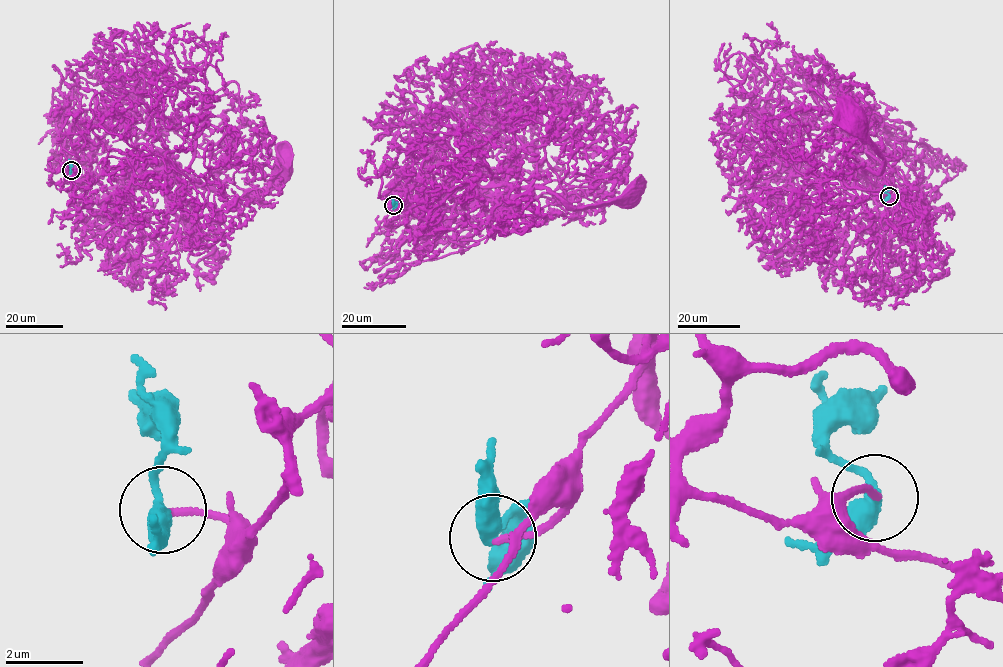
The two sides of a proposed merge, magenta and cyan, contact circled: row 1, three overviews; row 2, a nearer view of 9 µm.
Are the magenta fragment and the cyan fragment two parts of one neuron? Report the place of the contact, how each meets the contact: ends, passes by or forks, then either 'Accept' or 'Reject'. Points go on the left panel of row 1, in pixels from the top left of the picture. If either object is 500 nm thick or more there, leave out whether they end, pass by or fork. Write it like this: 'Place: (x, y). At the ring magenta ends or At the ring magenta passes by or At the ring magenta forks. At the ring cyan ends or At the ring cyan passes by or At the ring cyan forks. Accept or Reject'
Place: (71, 170). At the ring magenta ends. At the ring cyan passes by. Accept

